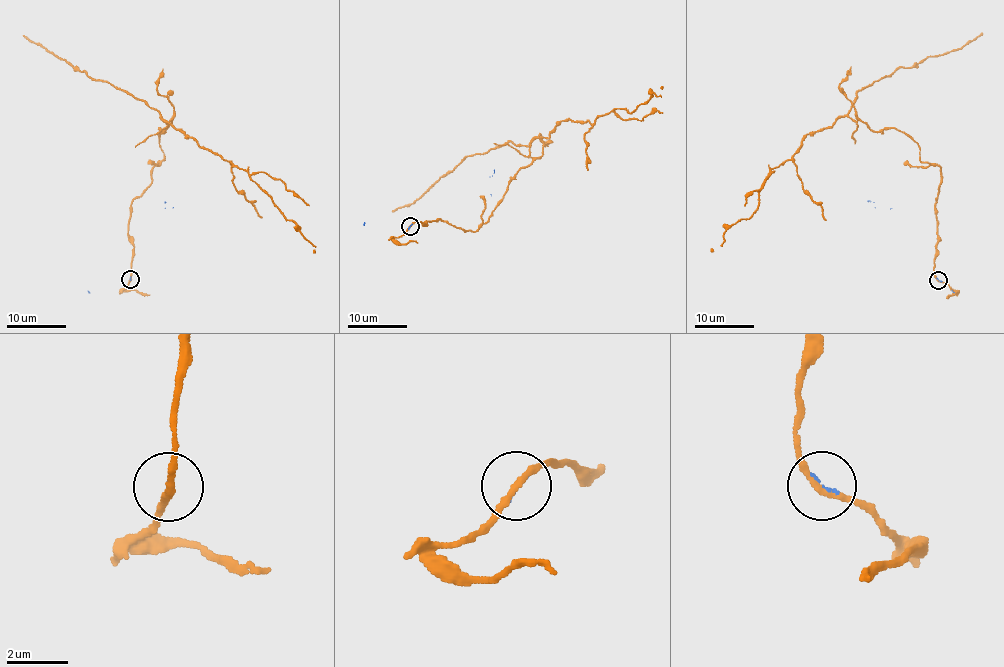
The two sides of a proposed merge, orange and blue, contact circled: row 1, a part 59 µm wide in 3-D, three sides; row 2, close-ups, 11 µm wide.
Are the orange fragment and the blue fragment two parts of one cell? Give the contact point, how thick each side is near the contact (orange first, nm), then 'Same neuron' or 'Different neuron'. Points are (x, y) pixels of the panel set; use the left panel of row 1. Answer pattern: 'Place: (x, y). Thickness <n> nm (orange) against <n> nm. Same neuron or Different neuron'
Place: (130, 279). Thickness 200 nm (orange) against 90 nm. Different neuron

